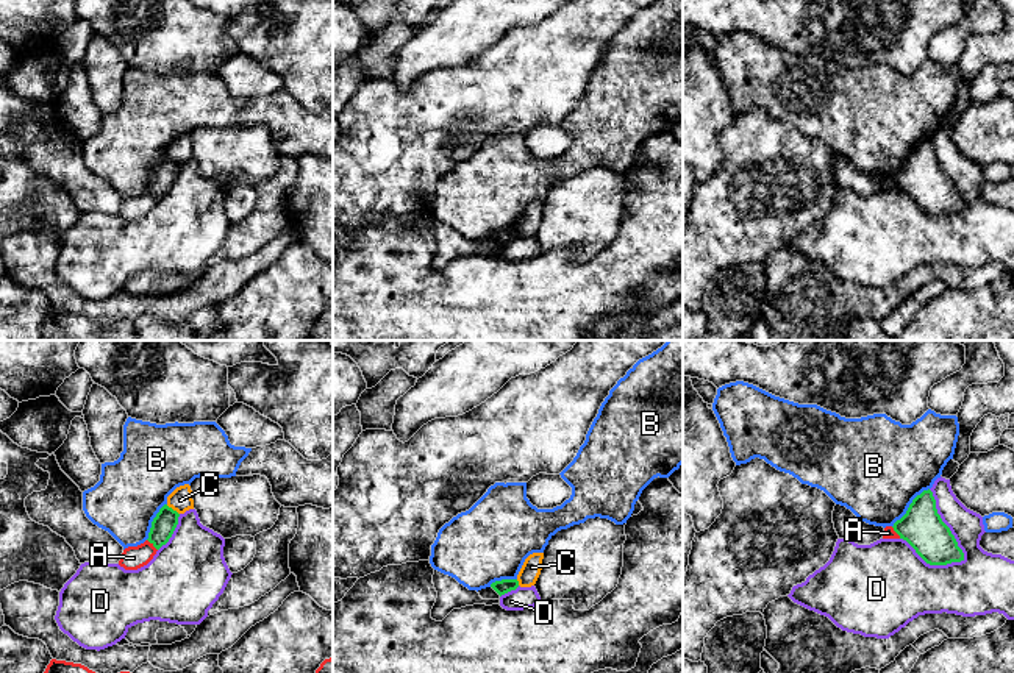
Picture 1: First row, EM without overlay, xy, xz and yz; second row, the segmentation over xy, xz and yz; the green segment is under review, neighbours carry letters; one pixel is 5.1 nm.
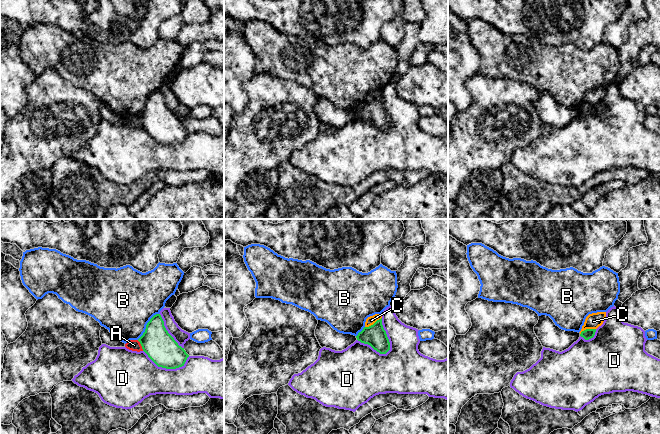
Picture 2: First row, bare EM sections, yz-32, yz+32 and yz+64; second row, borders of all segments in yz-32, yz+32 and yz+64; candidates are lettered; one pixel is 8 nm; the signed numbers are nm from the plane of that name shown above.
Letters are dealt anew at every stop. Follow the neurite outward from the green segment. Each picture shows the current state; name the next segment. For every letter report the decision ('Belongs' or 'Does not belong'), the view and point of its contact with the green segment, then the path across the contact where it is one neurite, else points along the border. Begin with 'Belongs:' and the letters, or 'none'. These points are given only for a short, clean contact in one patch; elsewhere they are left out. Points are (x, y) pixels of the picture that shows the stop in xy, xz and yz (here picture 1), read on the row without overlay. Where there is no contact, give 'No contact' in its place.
Belongs: none
A: Does not belong. Touches green at xy (153, 195)
B: Does not belong. Touches green at yz (910, 156)
C: Does not belong. Touches green at xy (171, 158). Boundary: xy (166, 155), (178, 164)
D: Does not belong. Touches green at yz (947, 177)

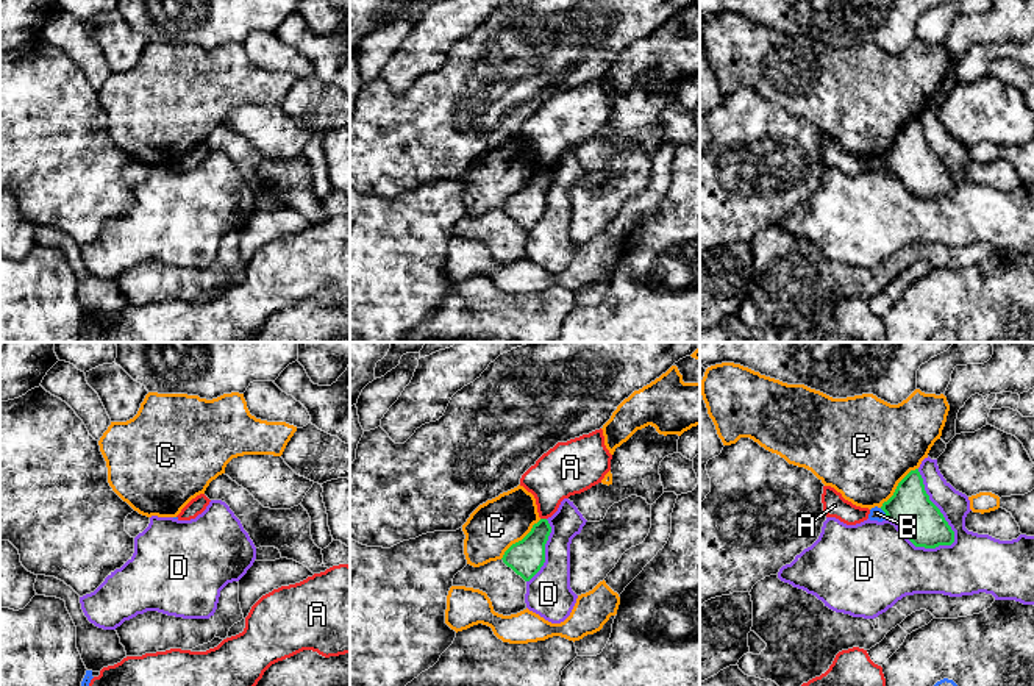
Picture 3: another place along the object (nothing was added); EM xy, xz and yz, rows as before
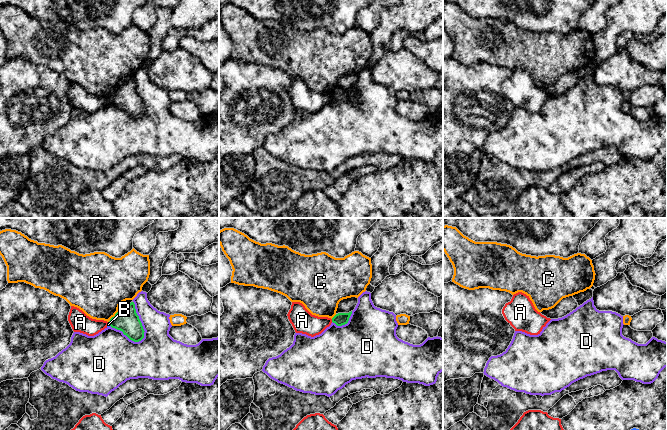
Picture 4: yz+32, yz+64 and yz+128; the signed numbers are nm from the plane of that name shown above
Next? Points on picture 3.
Belongs: none
A: Does not belong. Touches green at xz (544, 169). Boundary: xz (541, 167), (545, 169)
B: Does not belong. Touches green at yz (884, 161)
C: Does not belong. Touches green at xz (522, 189)
D: Does not belong. Touches green at yz (937, 158)

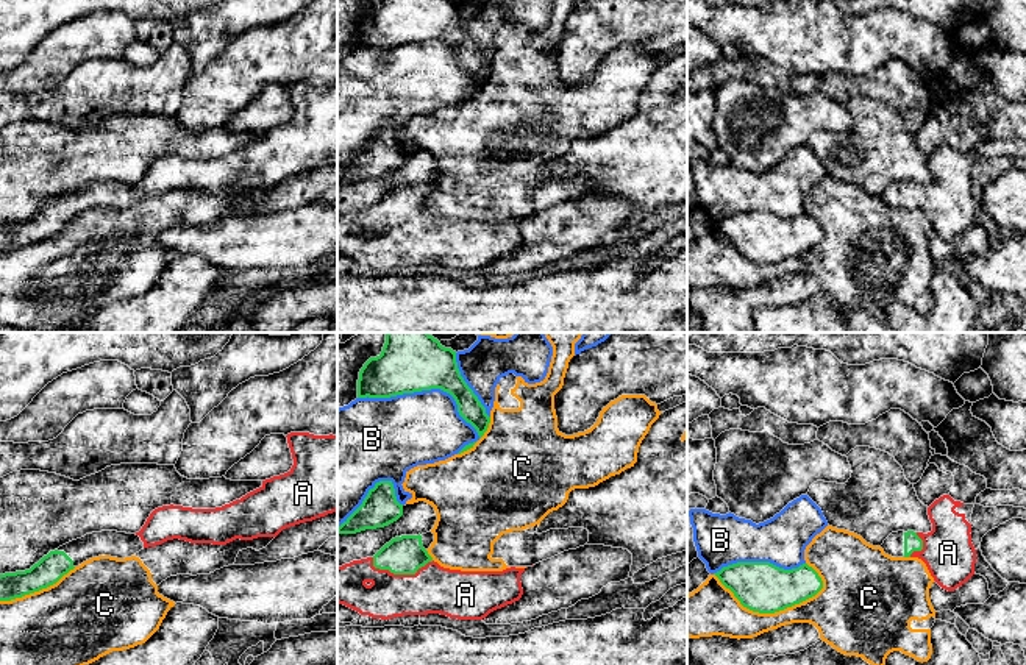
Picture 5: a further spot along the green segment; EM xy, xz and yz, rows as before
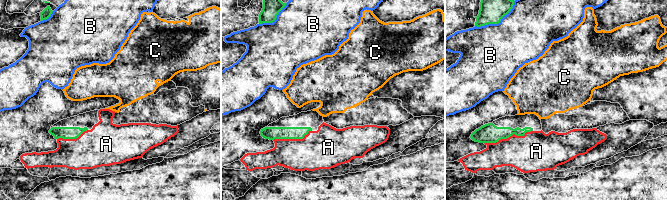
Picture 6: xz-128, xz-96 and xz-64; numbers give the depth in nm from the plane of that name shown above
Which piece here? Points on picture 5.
Belongs: A
A: Belongs. Touches green at xz (402, 224)
B: Does not belong. Touches green at xz (425, 39)
C: Does not belong. Touches green at yz (767, 263)

